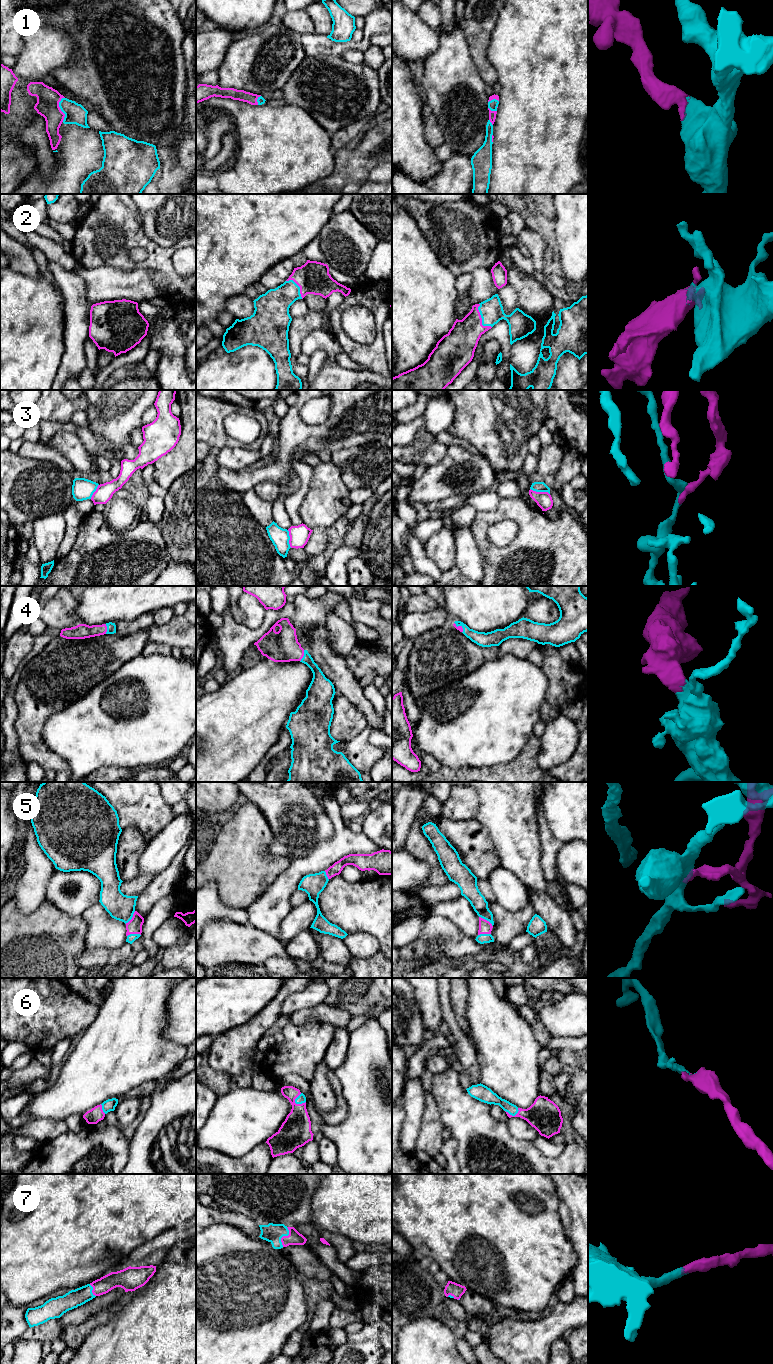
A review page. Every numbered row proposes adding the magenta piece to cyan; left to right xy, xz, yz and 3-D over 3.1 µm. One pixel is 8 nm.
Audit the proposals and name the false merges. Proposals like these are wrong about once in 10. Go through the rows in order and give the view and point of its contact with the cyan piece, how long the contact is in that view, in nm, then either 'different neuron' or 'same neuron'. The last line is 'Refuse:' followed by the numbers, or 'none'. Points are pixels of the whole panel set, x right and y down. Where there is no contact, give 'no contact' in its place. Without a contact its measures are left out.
1: meets cyan in xy at (60, 108); contact 200 nm long; same neuron
2: meets cyan in yz at (481, 317); contact 220 nm long; same neuron
3: meets cyan in yz at (540, 491); contact 170 nm long; different neuron
4: meets cyan in xz at (303, 656); contact 100 nm long; same neuron
5: meets cyan in yz at (486, 919); contact 140 nm long; same neuron
6: meets cyan in xz at (295, 1099); contact 100 nm long; same neuron
7: meets cyan in xz at (284, 1235); contact 170 nm long; same neuron
Refuse: 3

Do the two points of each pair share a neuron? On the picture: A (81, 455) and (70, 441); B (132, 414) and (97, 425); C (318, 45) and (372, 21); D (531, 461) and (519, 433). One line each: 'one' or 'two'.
A: one
B: one
C: one
D: two

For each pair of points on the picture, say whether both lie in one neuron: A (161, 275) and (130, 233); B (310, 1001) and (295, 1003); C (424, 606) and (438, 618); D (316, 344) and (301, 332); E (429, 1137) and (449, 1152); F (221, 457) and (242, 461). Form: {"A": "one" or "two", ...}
{"A": "one", "B": "one", "C": "two", "D": "two", "E": "two", "F": "one"}

